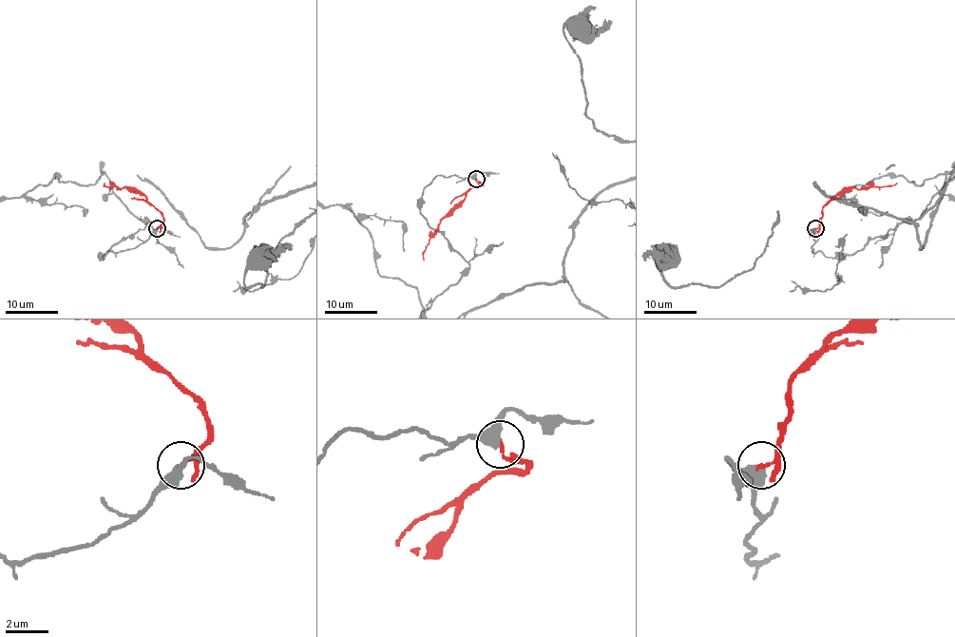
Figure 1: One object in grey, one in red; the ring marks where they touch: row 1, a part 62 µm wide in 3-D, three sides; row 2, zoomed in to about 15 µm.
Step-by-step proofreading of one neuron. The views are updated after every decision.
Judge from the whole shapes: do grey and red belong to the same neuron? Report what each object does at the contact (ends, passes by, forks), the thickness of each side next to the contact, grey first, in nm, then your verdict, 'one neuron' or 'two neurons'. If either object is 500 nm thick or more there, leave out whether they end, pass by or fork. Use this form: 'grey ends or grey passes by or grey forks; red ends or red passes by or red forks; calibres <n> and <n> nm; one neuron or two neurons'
grey passes by; red ends; calibres 400 and 180 nm; two neurons

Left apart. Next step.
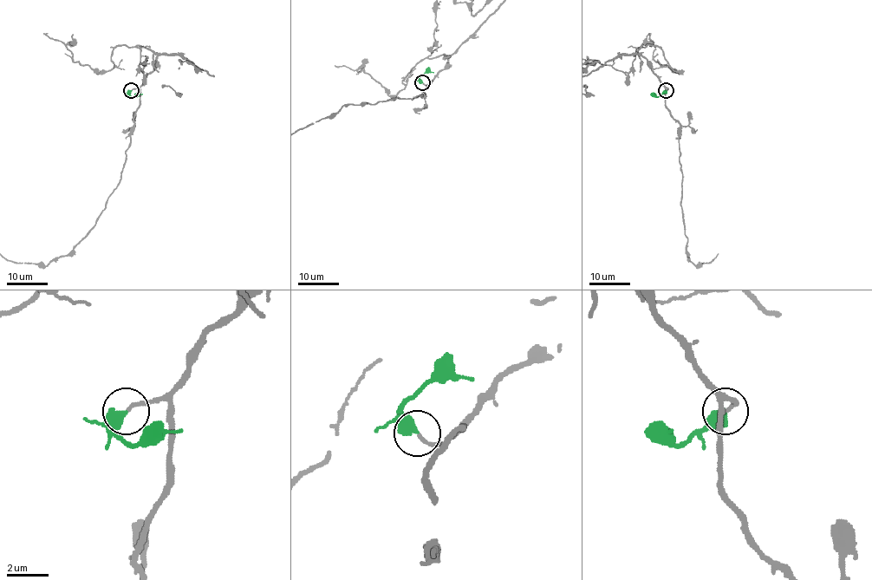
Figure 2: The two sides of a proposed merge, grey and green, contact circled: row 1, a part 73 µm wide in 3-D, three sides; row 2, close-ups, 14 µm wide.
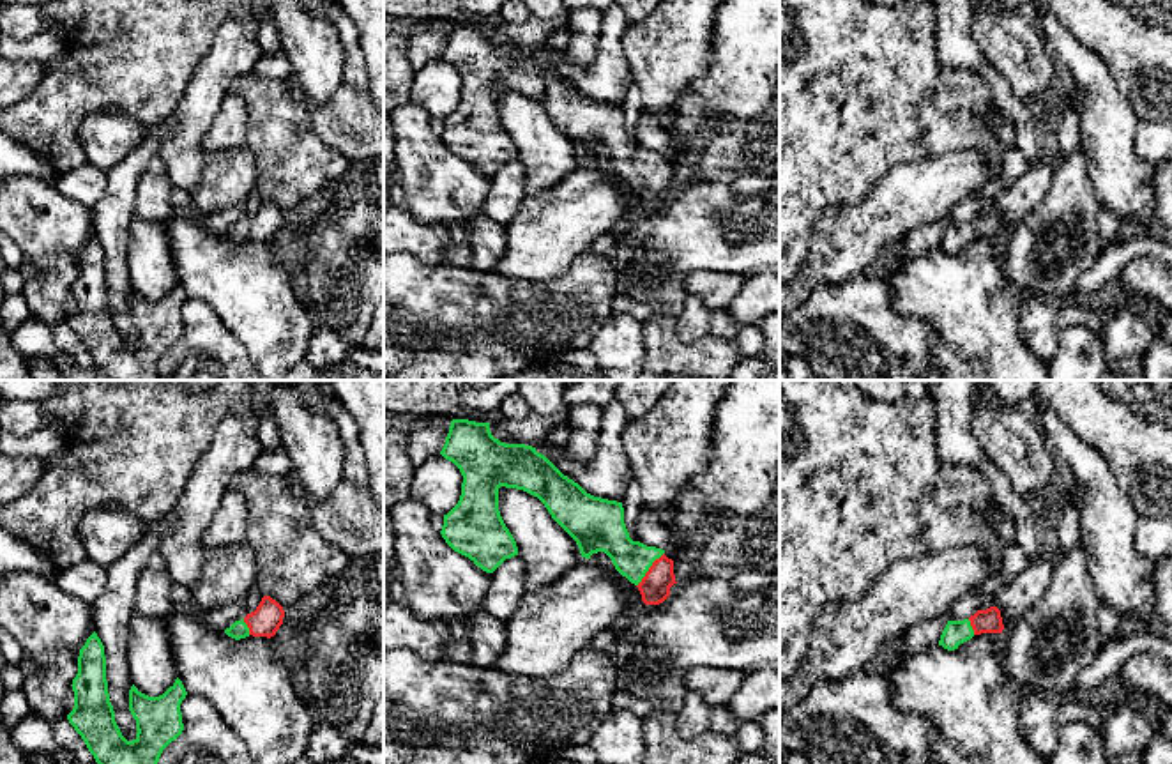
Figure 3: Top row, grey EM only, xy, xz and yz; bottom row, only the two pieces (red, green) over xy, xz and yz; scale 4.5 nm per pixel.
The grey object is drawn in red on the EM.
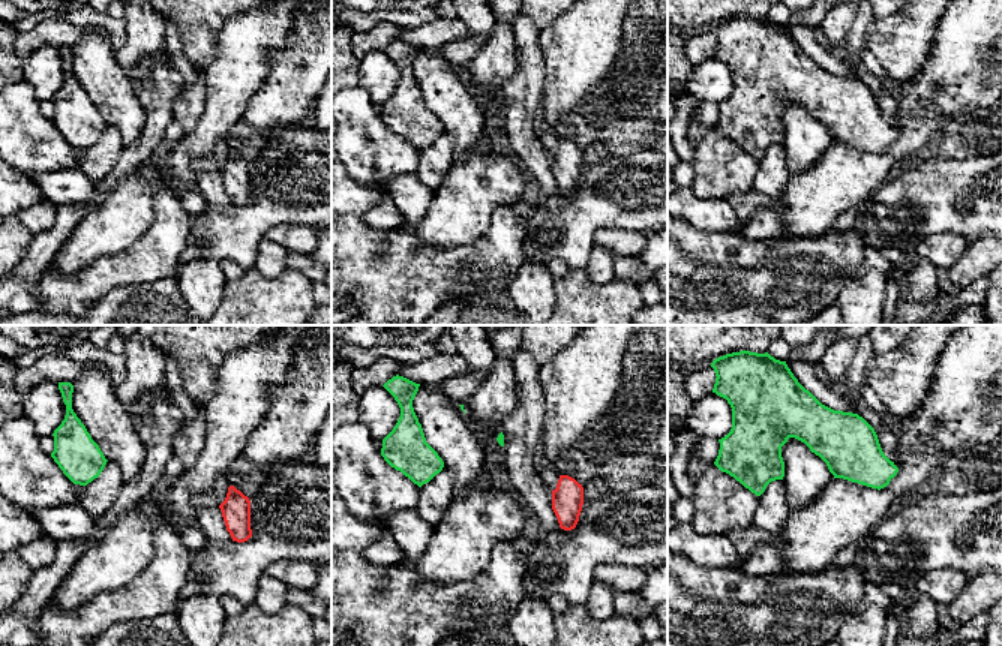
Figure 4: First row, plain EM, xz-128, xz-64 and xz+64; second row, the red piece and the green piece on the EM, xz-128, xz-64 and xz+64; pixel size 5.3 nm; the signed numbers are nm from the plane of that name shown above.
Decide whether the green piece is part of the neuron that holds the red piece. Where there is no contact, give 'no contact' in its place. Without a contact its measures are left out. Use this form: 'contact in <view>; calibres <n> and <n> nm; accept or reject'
contact in xz; calibres 140 and 170 nm; accept

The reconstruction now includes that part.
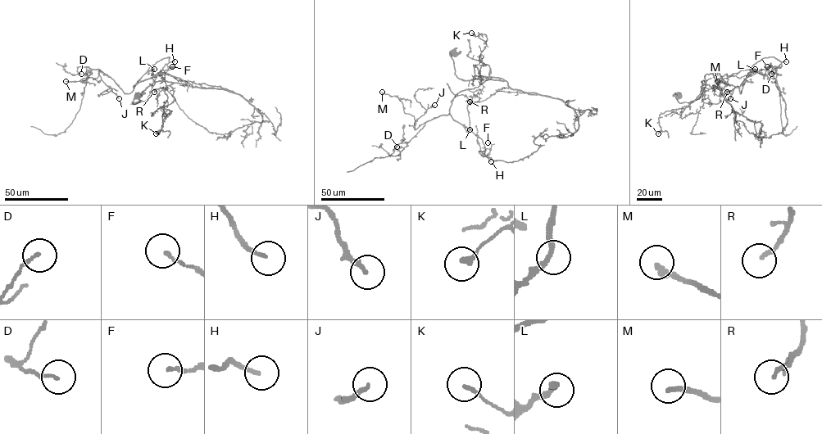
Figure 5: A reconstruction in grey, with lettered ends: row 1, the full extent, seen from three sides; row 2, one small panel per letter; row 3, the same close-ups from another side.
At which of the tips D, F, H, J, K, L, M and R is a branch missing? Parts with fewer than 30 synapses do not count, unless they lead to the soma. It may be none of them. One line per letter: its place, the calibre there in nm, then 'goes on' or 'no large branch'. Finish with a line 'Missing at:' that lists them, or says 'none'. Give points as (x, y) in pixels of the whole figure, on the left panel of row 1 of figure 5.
D: (81, 74) | 110 nm | no large branch
F: (172, 66) | 140 nm | no large branch
H: (174, 61) | 150 nm | goes on
J: (119, 98) | 180 nm | no large branch
K: (156, 133) | 160 nm | no large branch
L: (154, 69) | 220 nm | no large branch
M: (65, 81) | 280 nm | goes on
R: (154, 92) | 160 nm | no large branch
Missing at: H, M

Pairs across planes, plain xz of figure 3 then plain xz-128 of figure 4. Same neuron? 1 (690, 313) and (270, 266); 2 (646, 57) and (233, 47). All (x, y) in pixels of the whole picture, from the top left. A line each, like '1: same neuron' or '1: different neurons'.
1: same neuron
2: same neuron

